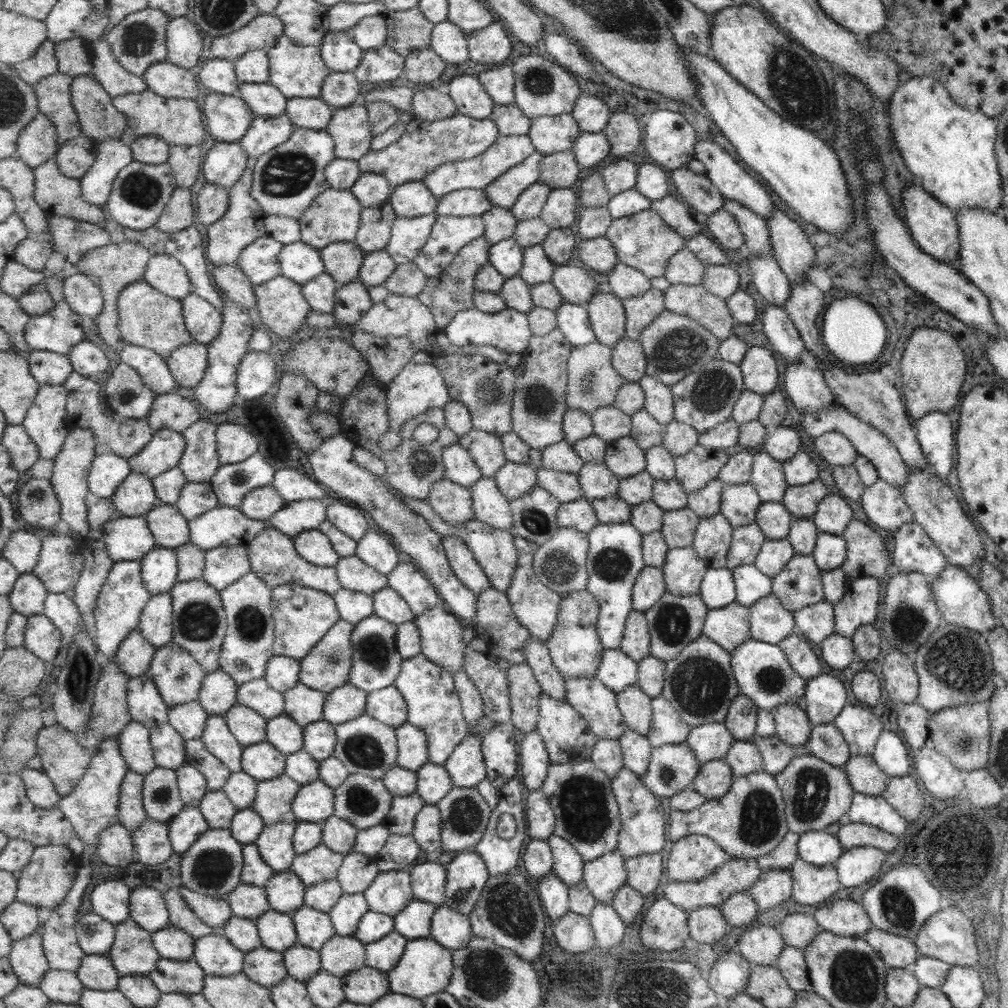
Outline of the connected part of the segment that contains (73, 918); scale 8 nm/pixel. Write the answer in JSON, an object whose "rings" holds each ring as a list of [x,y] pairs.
{"rings":[[[85,864],[85,867],[80,867],[74,887],[68,892],[68,896],[61,903],[59,907],[52,910],[50,918],[44,923],[44,950],[45,955],[48,956],[48,963],[50,969],[65,970],[73,973],[77,973],[80,970],[80,966],[83,957],[86,953],[81,949],[79,939],[77,938],[77,912],[81,908],[81,898],[85,896],[85,890],[87,886],[91,884],[91,868],[89,864]]]}

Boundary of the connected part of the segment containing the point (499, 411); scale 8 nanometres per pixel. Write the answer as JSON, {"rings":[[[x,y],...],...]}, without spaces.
{"rings":[[[450,354],[434,357],[434,365],[444,374],[452,400],[465,403],[472,414],[474,429],[503,436],[513,431],[512,408],[516,393],[516,367],[495,362],[483,355]]]}

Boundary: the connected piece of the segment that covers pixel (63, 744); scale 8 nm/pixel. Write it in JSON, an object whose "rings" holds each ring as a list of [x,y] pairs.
{"rings":[[[110,662],[104,666],[103,674],[96,686],[96,700],[93,705],[92,718],[86,732],[77,734],[66,730],[57,722],[54,725],[43,727],[38,734],[38,756],[42,761],[42,770],[52,778],[56,790],[63,796],[76,789],[80,780],[88,772],[93,757],[99,753],[100,744],[105,739],[119,738],[124,728],[133,721],[129,713],[128,682],[131,677],[120,669],[120,666]]]}

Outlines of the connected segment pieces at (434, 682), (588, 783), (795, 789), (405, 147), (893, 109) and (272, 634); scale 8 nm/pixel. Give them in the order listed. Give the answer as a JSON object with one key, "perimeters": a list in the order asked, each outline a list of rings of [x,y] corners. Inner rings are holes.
{"perimeters":[[[[421,653],[416,657],[404,659],[403,670],[394,685],[408,702],[408,723],[421,727],[428,735],[429,760],[445,766],[452,752],[468,736],[471,729],[464,718],[454,675]]],[[[581,760],[571,764],[552,764],[541,789],[548,795],[556,813],[556,835],[569,839],[585,862],[618,850],[623,825],[620,803],[613,790],[612,778],[596,763]]],[[[799,754],[791,758],[788,765],[773,777],[777,788],[782,794],[786,827],[789,831],[798,835],[809,830],[824,830],[829,823],[837,822],[837,820],[847,812],[851,797],[854,793],[854,790],[846,777],[845,771],[842,768],[831,766],[830,764],[823,762],[820,758],[817,758],[815,755]]],[[[458,113],[444,120],[431,122],[414,116],[403,126],[402,135],[394,143],[360,158],[360,169],[362,172],[385,175],[392,188],[395,188],[406,182],[425,179],[439,165],[481,156],[496,144],[500,135],[500,127],[490,119],[477,119]]],[[[921,76],[899,82],[886,106],[894,145],[925,192],[954,212],[961,209],[999,212],[1002,190],[993,154],[995,118],[957,106],[939,82]]],[[[249,572],[235,585],[220,591],[228,615],[228,632],[222,646],[220,668],[232,675],[238,684],[264,678],[269,661],[275,654],[276,621],[272,611],[272,589],[255,572]]]]}

